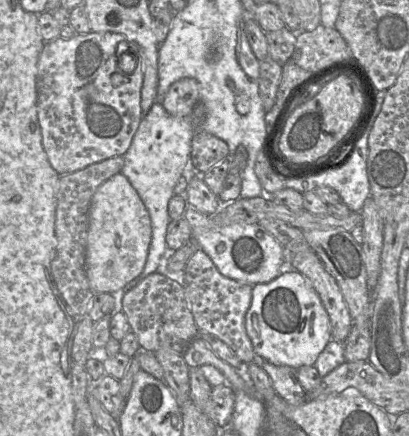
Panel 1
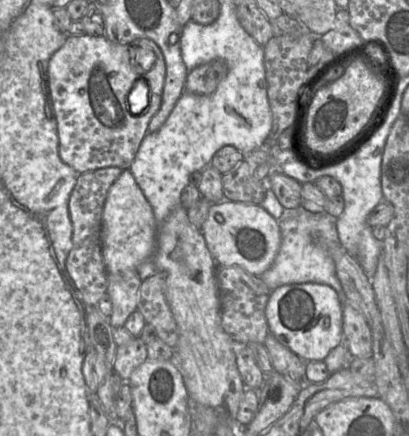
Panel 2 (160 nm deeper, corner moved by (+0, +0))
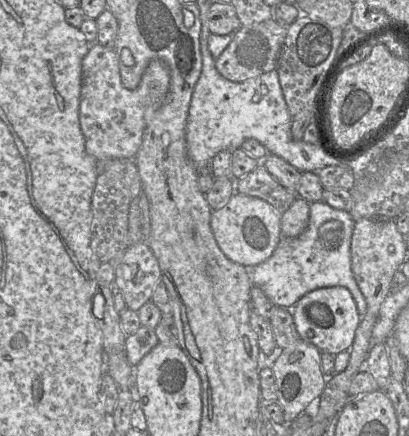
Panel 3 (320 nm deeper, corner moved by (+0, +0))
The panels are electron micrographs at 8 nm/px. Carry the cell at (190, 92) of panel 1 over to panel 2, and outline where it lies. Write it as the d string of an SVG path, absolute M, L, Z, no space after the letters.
M214 60L189 70L185 91L196 95L209 95L214 92L219 83L226 77L227 65L221 60Z

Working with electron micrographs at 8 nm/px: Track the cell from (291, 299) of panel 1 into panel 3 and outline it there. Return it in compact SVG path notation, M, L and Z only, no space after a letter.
M334 286L315 289L300 298L291 309L296 331L300 339L313 344L321 352L327 352L333 355L337 355L343 351L349 351L354 341L355 331L362 317L358 312L352 294L347 288Z

